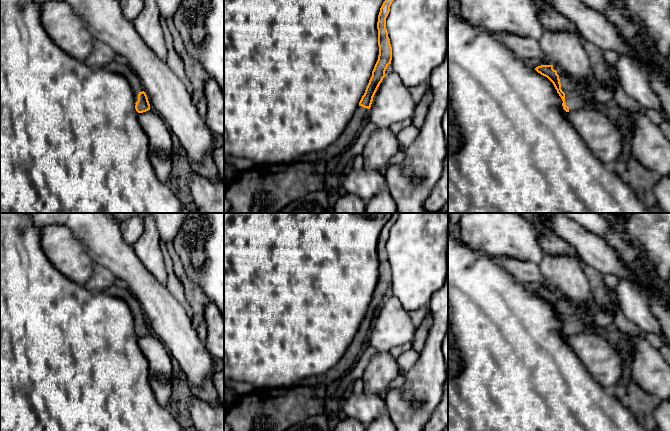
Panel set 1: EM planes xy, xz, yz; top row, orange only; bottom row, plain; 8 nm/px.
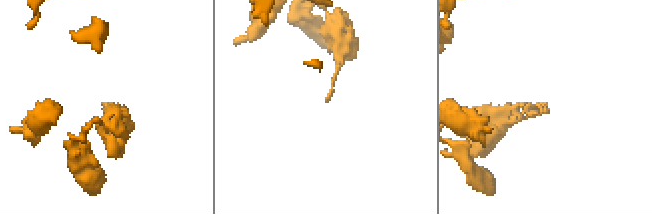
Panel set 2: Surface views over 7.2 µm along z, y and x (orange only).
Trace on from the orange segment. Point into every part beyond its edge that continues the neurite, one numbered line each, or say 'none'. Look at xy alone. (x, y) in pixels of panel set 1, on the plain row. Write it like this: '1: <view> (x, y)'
1: xy (126, 295)

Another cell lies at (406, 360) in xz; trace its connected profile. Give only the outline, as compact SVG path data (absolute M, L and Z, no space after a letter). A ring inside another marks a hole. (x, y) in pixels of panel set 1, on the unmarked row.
M412 348L402 353L397 358L397 363L400 368L400 371L402 373L409 371L415 365L418 358L419 358L419 352L415 351Z

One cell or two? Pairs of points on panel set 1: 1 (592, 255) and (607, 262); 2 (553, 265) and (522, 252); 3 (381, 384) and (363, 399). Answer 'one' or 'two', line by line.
1: one
2: two
3: two

